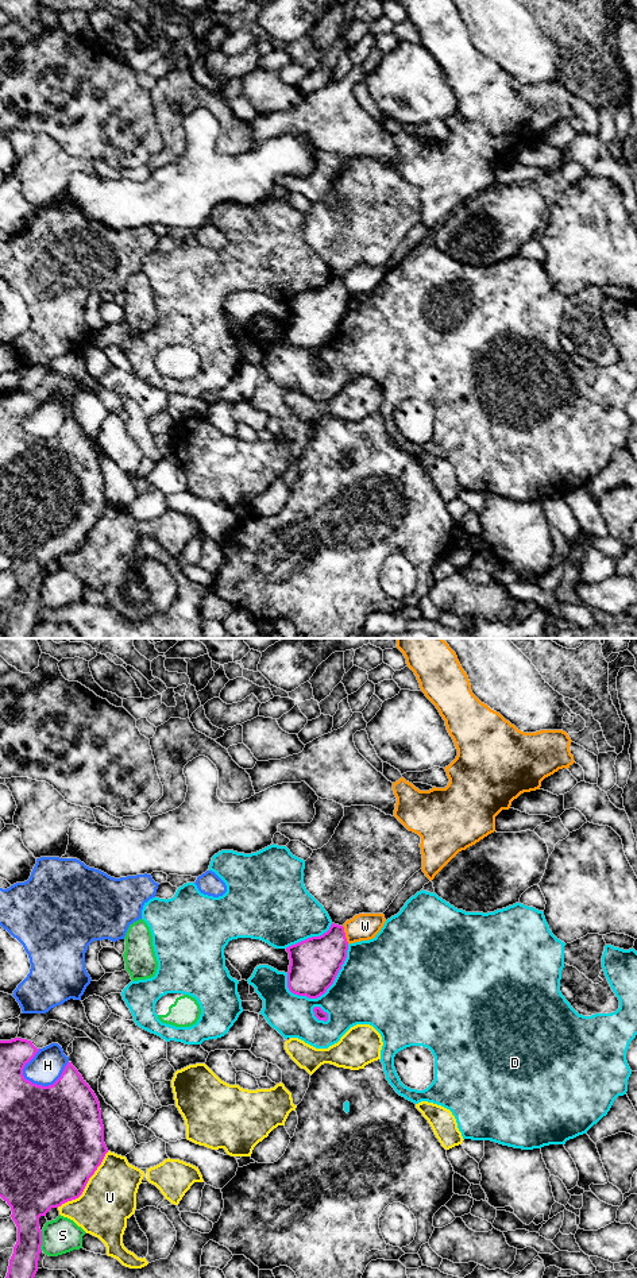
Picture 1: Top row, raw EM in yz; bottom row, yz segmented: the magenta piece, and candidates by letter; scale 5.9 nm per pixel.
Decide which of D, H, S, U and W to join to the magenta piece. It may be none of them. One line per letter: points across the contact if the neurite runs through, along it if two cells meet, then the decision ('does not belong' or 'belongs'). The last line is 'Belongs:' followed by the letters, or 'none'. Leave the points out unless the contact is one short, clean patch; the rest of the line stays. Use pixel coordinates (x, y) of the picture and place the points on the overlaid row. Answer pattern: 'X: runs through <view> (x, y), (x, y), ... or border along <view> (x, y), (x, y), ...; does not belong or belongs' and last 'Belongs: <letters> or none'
D: does not belong
H: does not belong
S: does not belong
U: does not belong
W: border along yz (342, 926), (348, 943); does not belong
Belongs: none

